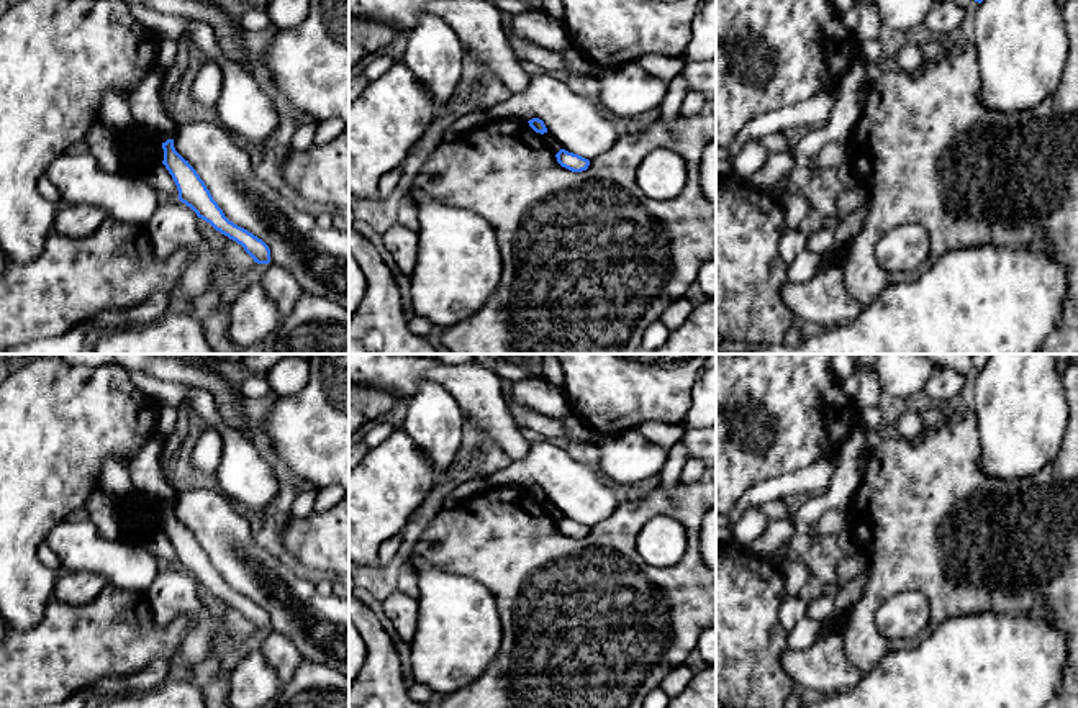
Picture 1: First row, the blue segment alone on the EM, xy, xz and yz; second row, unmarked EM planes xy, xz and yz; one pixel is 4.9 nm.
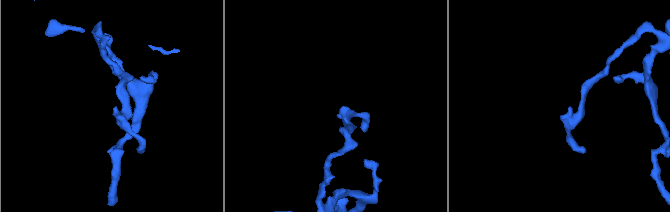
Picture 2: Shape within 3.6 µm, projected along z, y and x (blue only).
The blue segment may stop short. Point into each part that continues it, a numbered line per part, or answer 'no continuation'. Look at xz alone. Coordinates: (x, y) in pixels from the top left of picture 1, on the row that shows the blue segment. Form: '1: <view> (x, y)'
no continuation

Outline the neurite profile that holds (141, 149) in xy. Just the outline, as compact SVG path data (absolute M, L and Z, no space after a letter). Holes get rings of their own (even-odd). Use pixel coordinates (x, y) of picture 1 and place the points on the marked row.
M141 126L139 136L133 139L131 144L125 146L118 143L118 146L128 152L136 162L136 174L143 175L143 172L152 166L152 154L162 146L157 139L151 138Z

